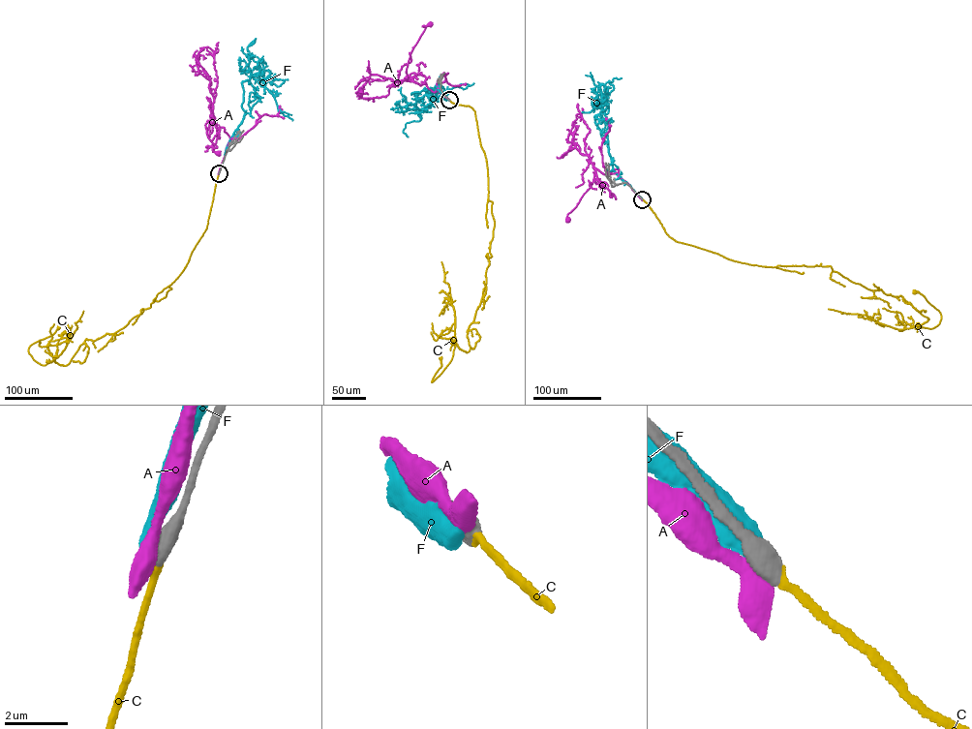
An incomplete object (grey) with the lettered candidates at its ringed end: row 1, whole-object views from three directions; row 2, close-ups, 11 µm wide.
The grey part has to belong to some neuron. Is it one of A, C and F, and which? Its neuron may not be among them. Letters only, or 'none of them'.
C

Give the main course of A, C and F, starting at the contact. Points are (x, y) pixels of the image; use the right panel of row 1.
A: (642, 198), (618, 176), (619, 168), (606, 170), (605, 174), (594, 167), (591, 186), (567, 215), (567, 220)
C: (642, 198), (677, 242), (831, 266), (932, 328), (941, 314), (914, 291)
F: (642, 198), (615, 172), (607, 143), (595, 124), (595, 115), (606, 96), (604, 115), (607, 122), (612, 122)

